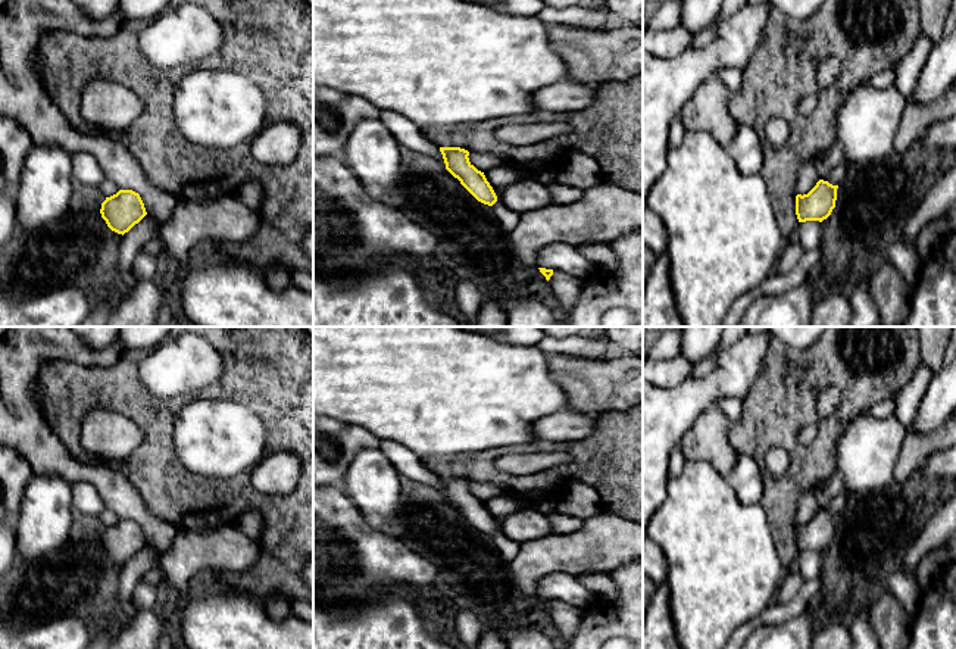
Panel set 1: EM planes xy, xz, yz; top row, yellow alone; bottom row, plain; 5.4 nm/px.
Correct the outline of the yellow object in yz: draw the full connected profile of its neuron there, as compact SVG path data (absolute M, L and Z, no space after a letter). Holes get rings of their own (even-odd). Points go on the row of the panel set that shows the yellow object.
M819 180L807 194L796 196L796 215L799 222L827 219L835 208L838 185Z

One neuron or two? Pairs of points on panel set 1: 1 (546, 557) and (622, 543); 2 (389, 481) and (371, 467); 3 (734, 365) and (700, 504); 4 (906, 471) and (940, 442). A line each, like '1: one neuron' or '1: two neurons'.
1: one neuron
2: one neuron
3: two neurons
4: one neuron

